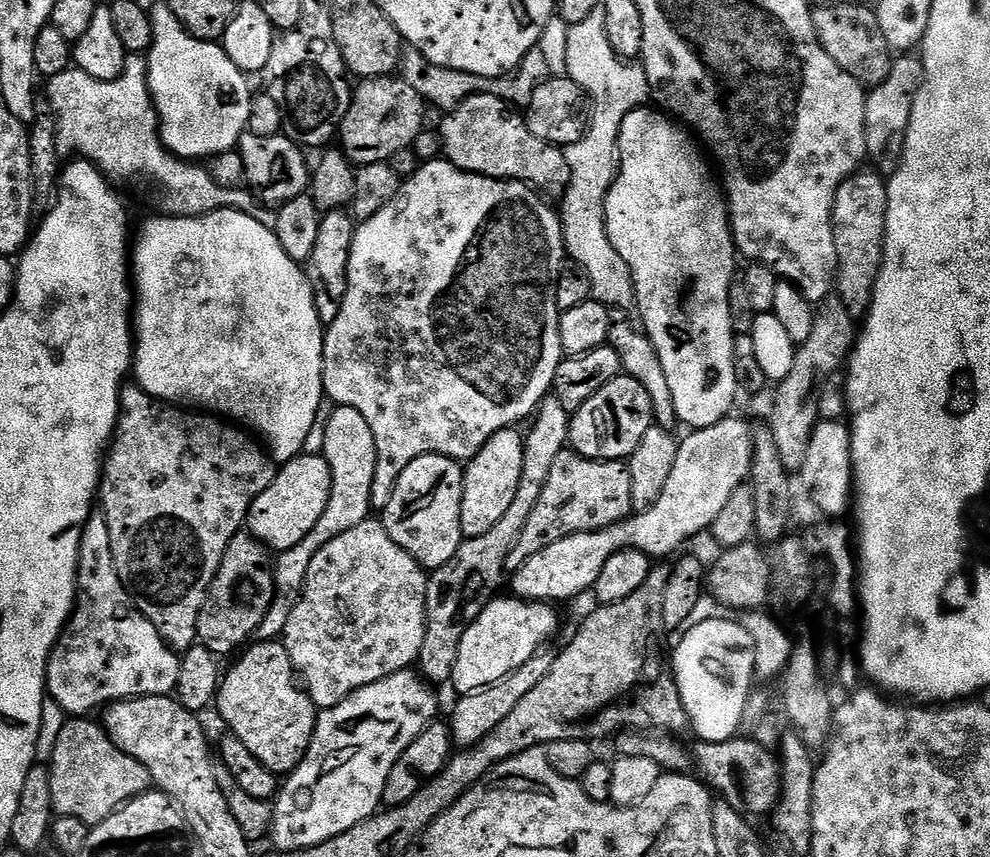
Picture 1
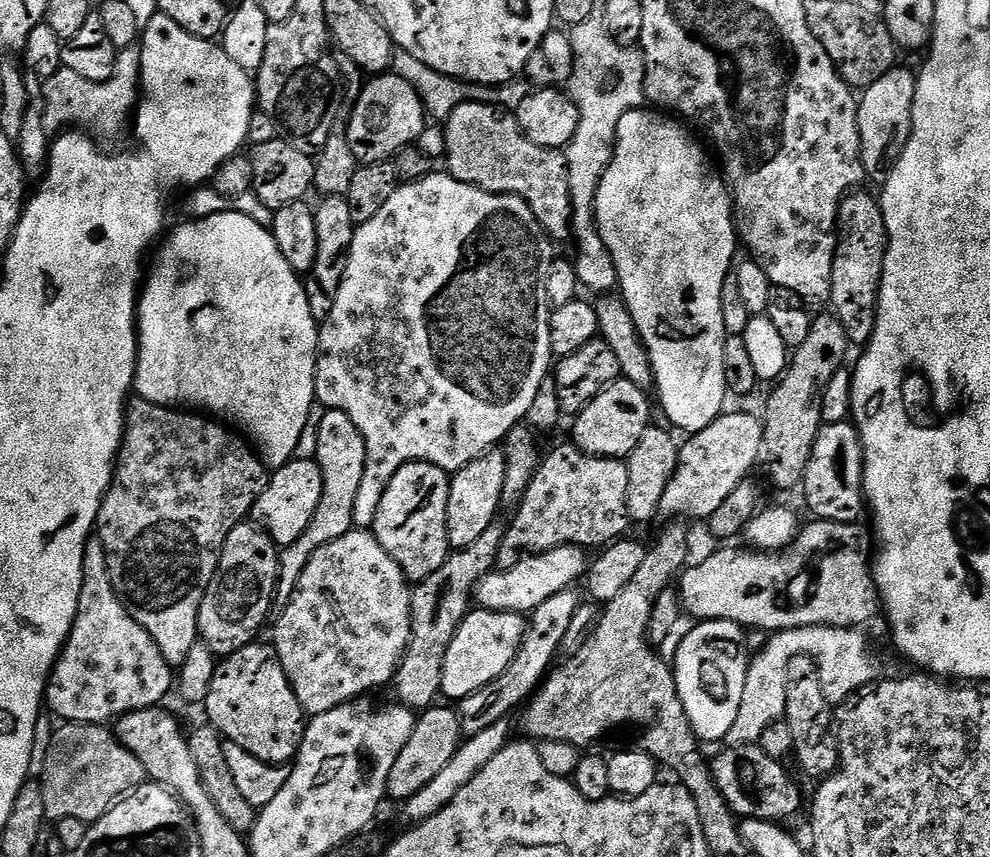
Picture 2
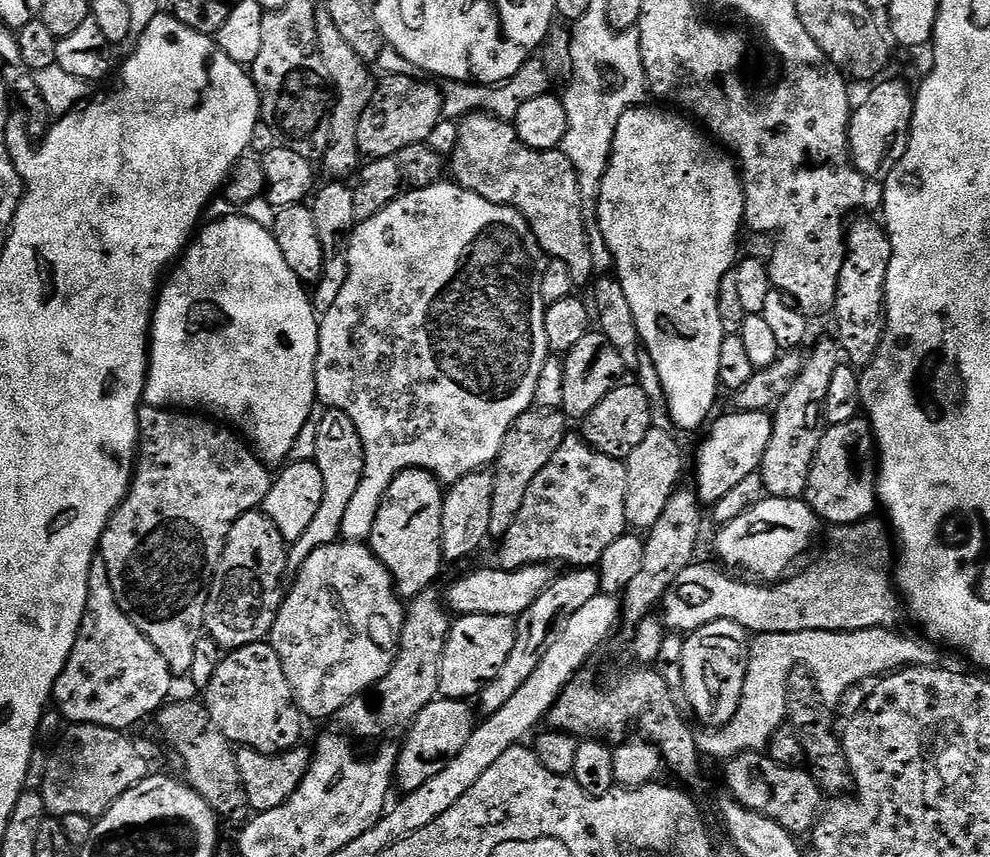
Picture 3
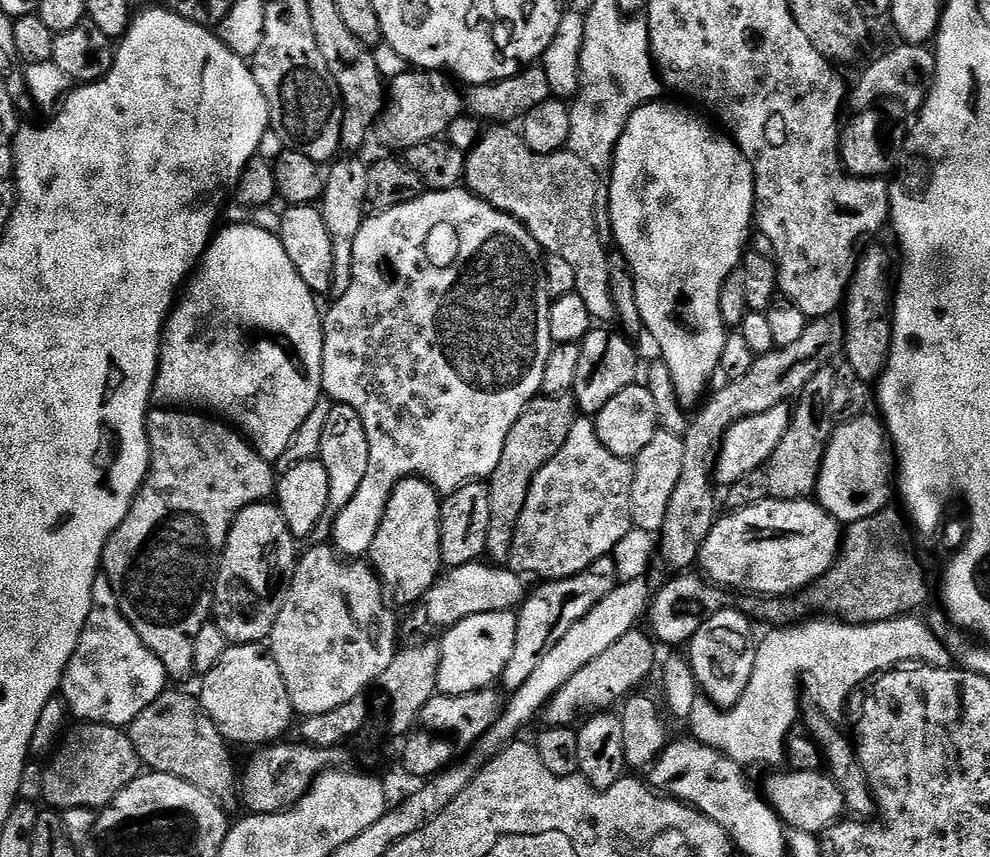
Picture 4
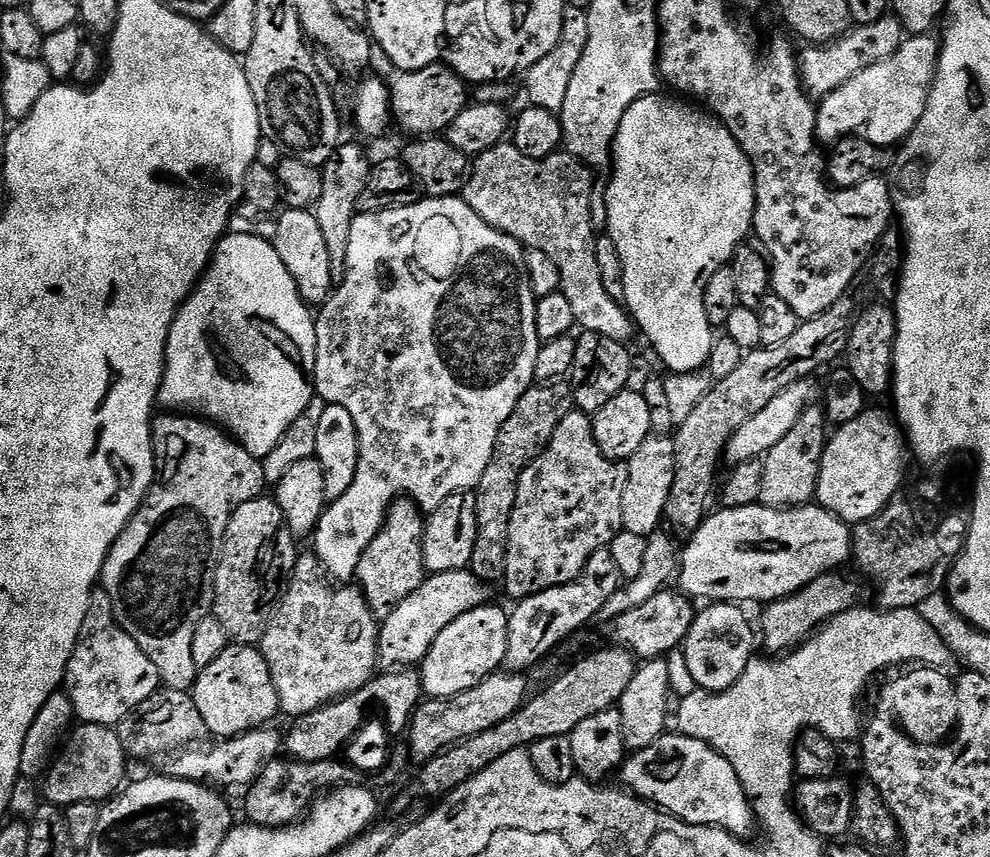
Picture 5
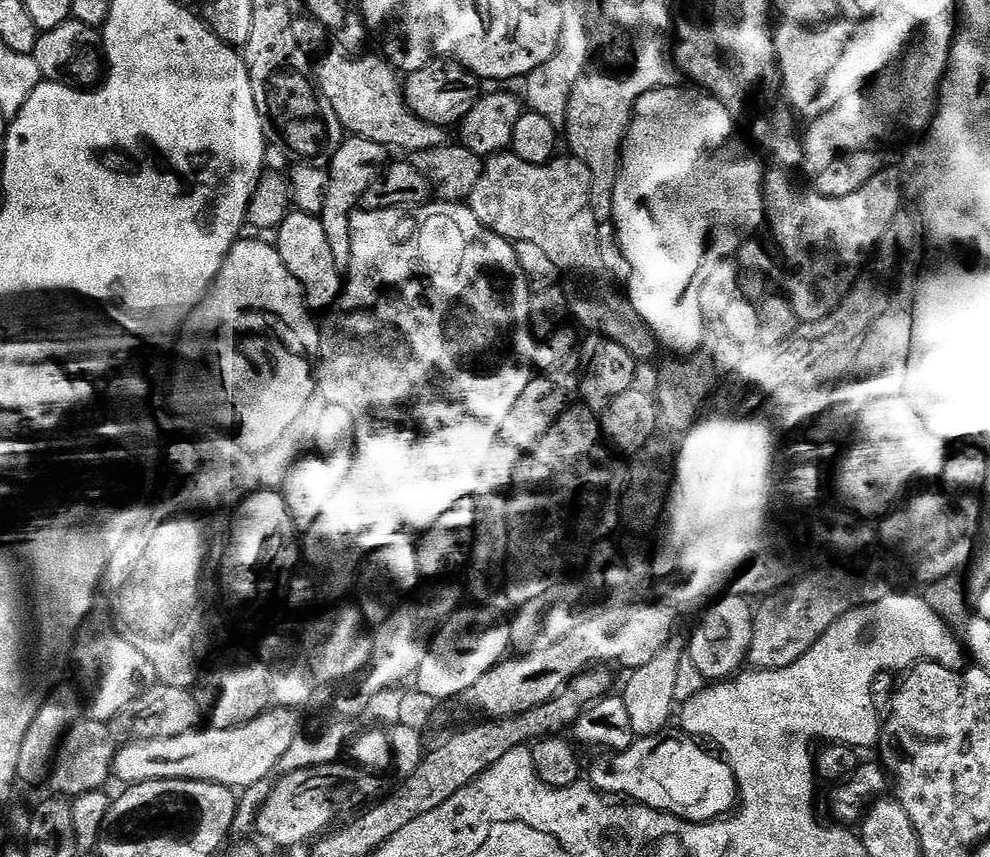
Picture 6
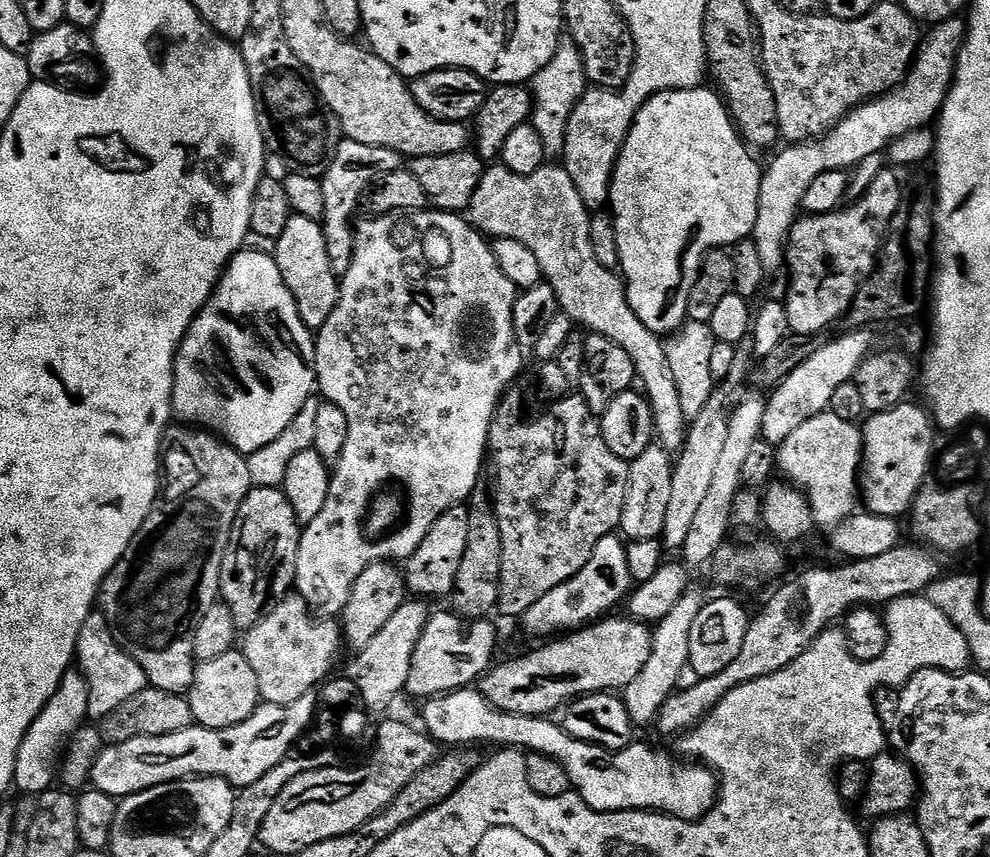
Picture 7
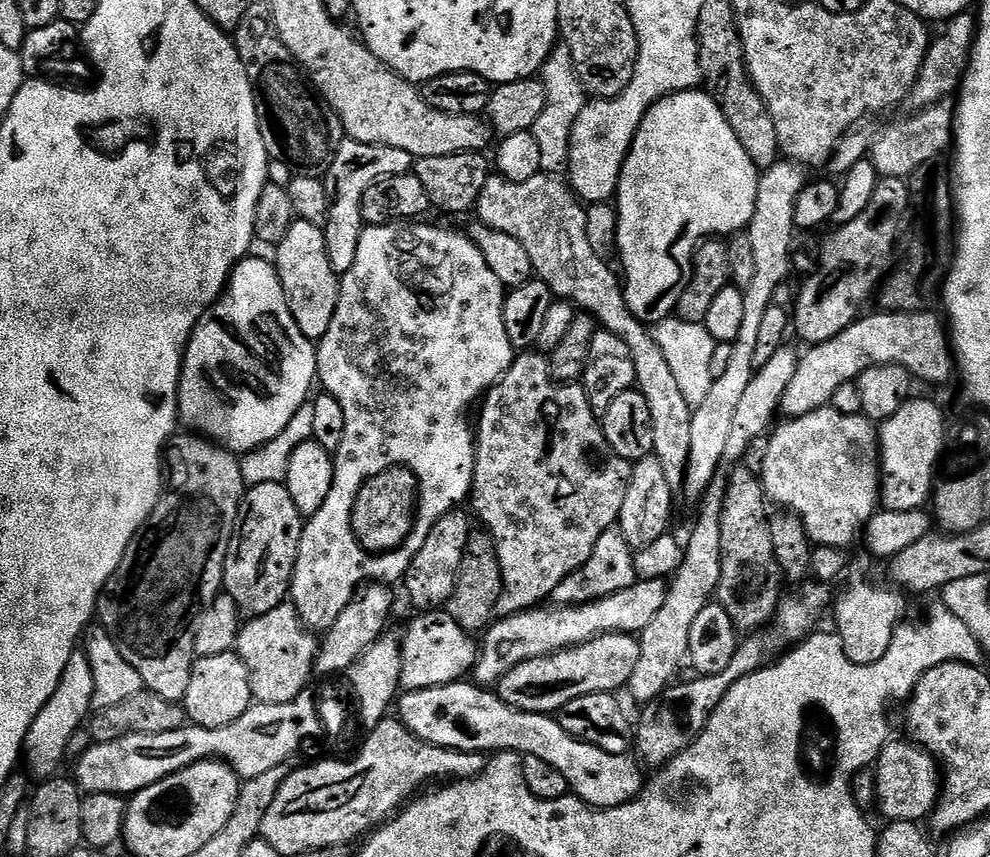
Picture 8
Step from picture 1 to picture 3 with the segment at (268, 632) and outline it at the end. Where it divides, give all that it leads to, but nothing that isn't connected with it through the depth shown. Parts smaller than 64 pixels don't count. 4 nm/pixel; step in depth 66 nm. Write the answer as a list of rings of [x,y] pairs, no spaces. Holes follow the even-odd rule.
[[[328,408],[322,424],[318,427],[317,452],[314,463],[322,470],[322,503],[318,506],[318,514],[314,514],[314,522],[302,533],[298,542],[288,545],[288,570],[295,574],[300,571],[302,562],[327,544],[337,543],[341,539],[342,517],[350,507],[354,494],[358,491],[358,482],[362,482],[364,473],[364,447],[362,438],[350,422],[350,418],[337,408]]]

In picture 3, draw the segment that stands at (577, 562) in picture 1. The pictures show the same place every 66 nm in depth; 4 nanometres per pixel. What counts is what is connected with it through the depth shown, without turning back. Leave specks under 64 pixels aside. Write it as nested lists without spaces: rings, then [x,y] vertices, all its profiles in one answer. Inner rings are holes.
[[[732,410],[716,425],[707,429],[708,437],[696,452],[696,485],[694,491],[705,505],[711,506],[723,498],[746,474],[758,471],[766,446],[770,446],[772,416],[768,412],[741,412]],[[713,427],[713,428],[712,428]],[[712,428],[712,429],[711,429]],[[528,564],[524,568],[510,570],[509,572],[499,566],[493,566],[493,568],[480,568],[477,572],[468,572],[461,580],[454,581],[453,584],[449,586],[448,592],[446,588],[447,607],[451,609],[457,617],[510,616],[519,618],[527,608],[534,606],[538,594],[542,594],[550,587],[554,579],[554,571],[552,572],[552,570],[554,570],[552,564]]]

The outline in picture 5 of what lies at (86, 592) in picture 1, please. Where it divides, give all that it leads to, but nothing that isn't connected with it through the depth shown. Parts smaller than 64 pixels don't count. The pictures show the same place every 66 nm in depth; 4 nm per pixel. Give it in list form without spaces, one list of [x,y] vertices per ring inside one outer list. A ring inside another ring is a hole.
[[[103,590],[93,591],[92,604],[88,607],[86,622],[82,622],[80,637],[72,652],[62,685],[72,703],[75,719],[86,724],[119,725],[122,718],[142,706],[142,702],[146,702],[146,698],[150,698],[161,687],[160,675],[154,662],[150,662],[150,658],[142,654],[142,646],[138,646],[138,642],[134,642],[134,638],[130,638],[130,634],[126,634],[126,630],[122,630],[122,626],[114,618],[110,598]]]

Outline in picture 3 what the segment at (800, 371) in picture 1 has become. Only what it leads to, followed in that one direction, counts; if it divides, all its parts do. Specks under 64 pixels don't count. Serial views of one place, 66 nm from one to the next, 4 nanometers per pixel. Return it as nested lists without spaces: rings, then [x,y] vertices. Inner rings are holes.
[[[835,339],[818,341],[813,346],[812,353],[807,353],[802,374],[794,378],[794,386],[790,386],[790,390],[786,390],[786,394],[776,404],[772,416],[770,446],[766,446],[766,454],[758,469],[762,482],[766,482],[768,496],[798,500],[807,493],[810,470],[814,466],[814,454],[818,454],[818,446],[822,442],[826,427],[826,393],[830,391],[834,370],[838,370],[841,362],[840,345]]]

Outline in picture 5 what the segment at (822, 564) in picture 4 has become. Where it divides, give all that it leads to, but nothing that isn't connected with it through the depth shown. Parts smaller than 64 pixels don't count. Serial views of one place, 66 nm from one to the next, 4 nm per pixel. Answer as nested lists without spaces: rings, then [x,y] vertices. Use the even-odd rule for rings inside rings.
[[[815,503],[806,504],[803,508],[766,508],[763,504],[751,504],[750,506],[742,506],[741,508],[721,507],[720,512],[713,511],[703,522],[697,532],[691,533],[688,545],[683,545],[682,555],[678,560],[678,584],[679,591],[683,592],[689,598],[695,598],[697,601],[703,602],[744,602],[740,600],[753,600],[759,606],[767,606],[773,600],[781,600],[784,596],[794,594],[798,590],[802,590],[810,582],[814,582],[820,576],[826,576],[835,573],[844,563],[849,563],[852,556],[852,528],[839,516],[829,512],[826,508],[821,508]]]

